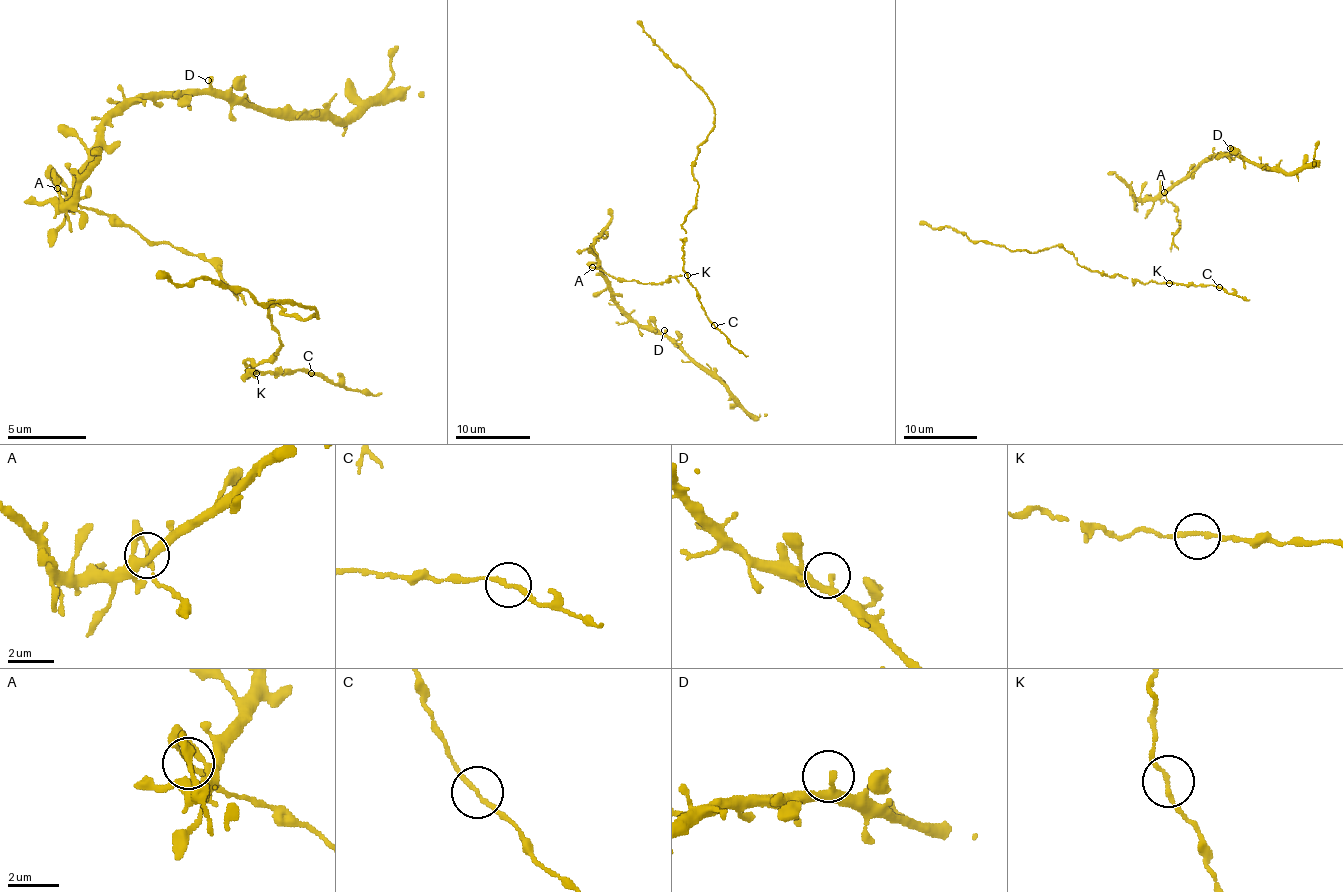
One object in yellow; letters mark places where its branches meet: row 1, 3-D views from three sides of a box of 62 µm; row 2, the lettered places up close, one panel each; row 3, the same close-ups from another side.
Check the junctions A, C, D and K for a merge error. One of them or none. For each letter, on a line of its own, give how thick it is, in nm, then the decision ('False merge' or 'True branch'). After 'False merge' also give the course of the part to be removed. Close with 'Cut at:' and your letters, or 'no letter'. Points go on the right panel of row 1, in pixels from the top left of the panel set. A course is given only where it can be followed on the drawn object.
A: Thickness 170 nm. False merge. Course of the part to remove: (1165, 192), (1178, 210), (1176, 218), (1180, 227), (1173, 238), (1171, 252)
C: Thickness 200 nm. True branch
D: Thickness 200 nm. True branch
K: Thickness 170 nm. True branch
Cut at: A

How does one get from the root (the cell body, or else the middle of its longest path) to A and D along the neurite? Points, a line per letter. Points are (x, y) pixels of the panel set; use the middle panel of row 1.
A: (678, 275), (657, 284), (638, 284), (635, 280), (618, 281), (591, 267)
D: (678, 275), (638, 284), (618, 281), (597, 269), (610, 296), (640, 325), (664, 330)

